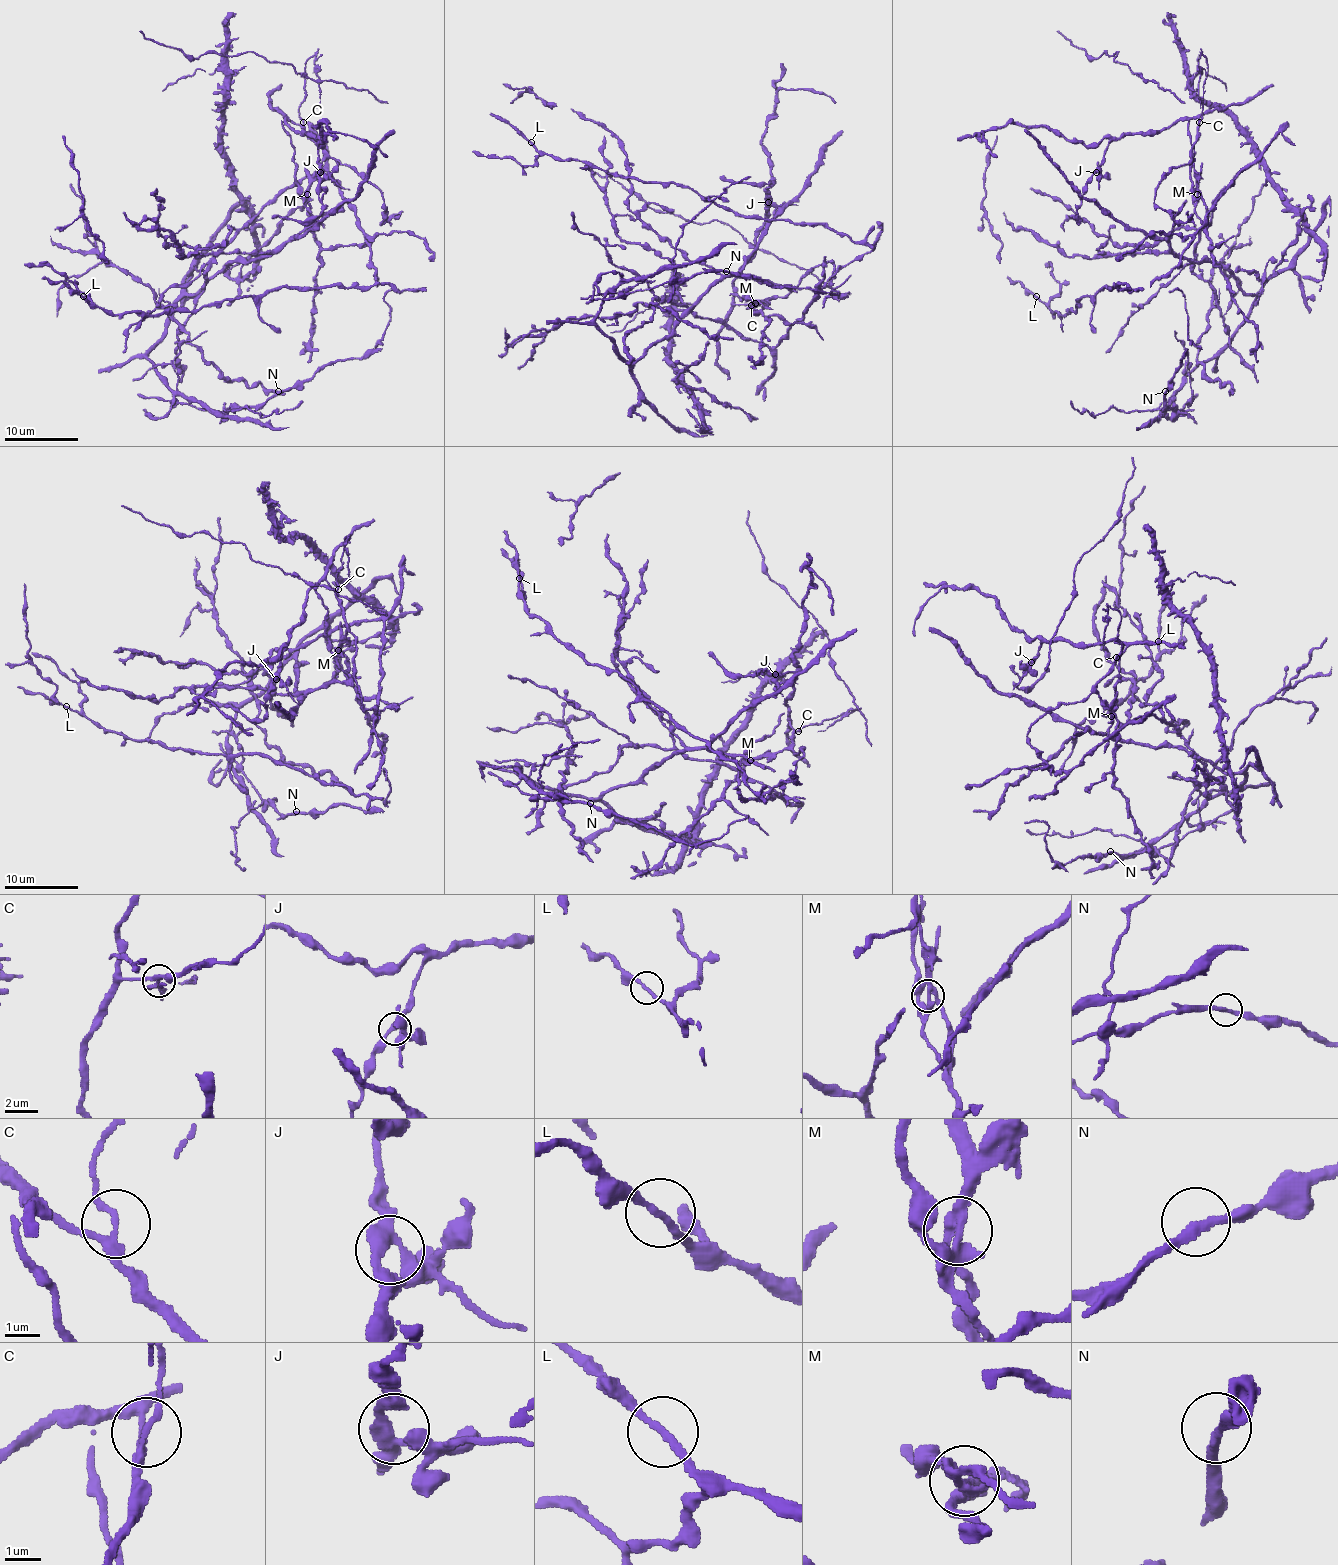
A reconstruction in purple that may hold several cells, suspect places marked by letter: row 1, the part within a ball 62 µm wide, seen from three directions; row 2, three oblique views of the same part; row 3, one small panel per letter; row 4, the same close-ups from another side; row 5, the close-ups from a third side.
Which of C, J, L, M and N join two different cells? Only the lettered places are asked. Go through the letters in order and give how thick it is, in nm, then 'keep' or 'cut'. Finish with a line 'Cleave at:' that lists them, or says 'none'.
C: calibre 200 nm; cut
J: calibre 300 nm; keep
L: calibre 200 nm; keep
M: calibre 280 nm; cut
N: calibre 240 nm; keep
Cleave at: C, M

